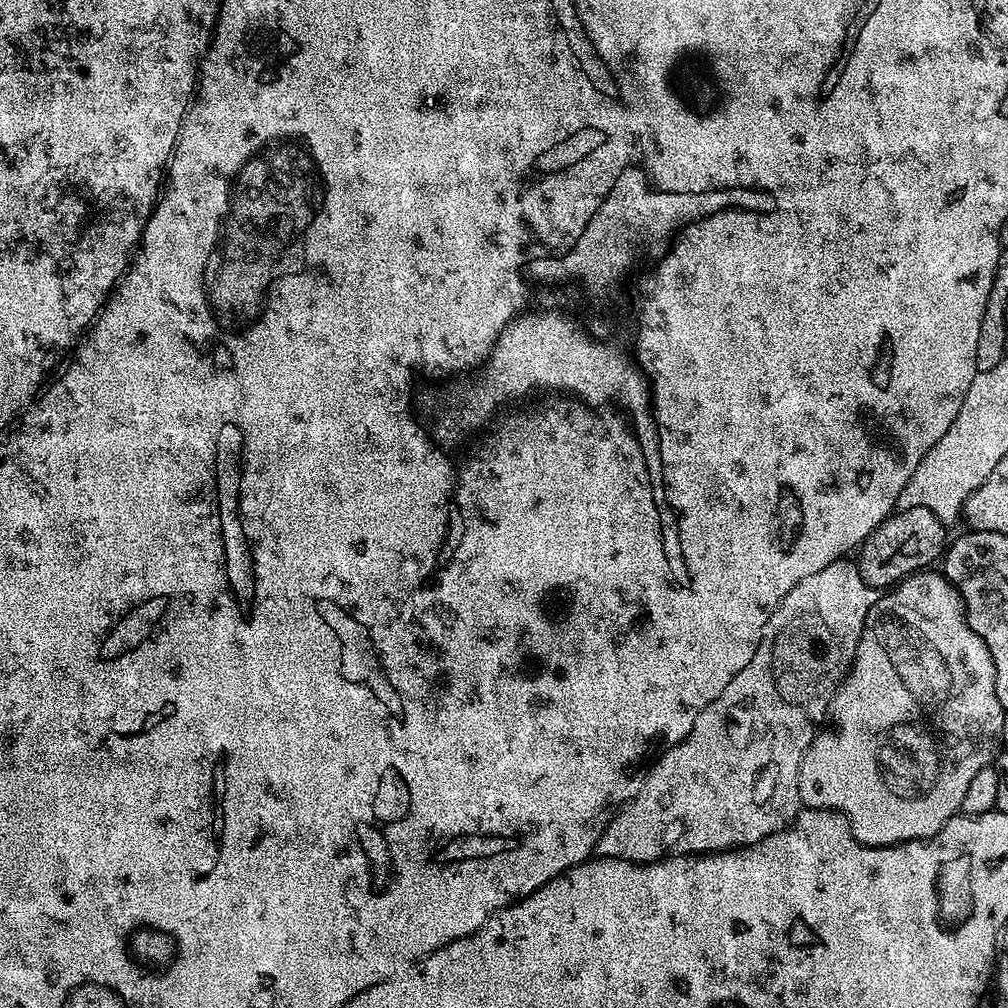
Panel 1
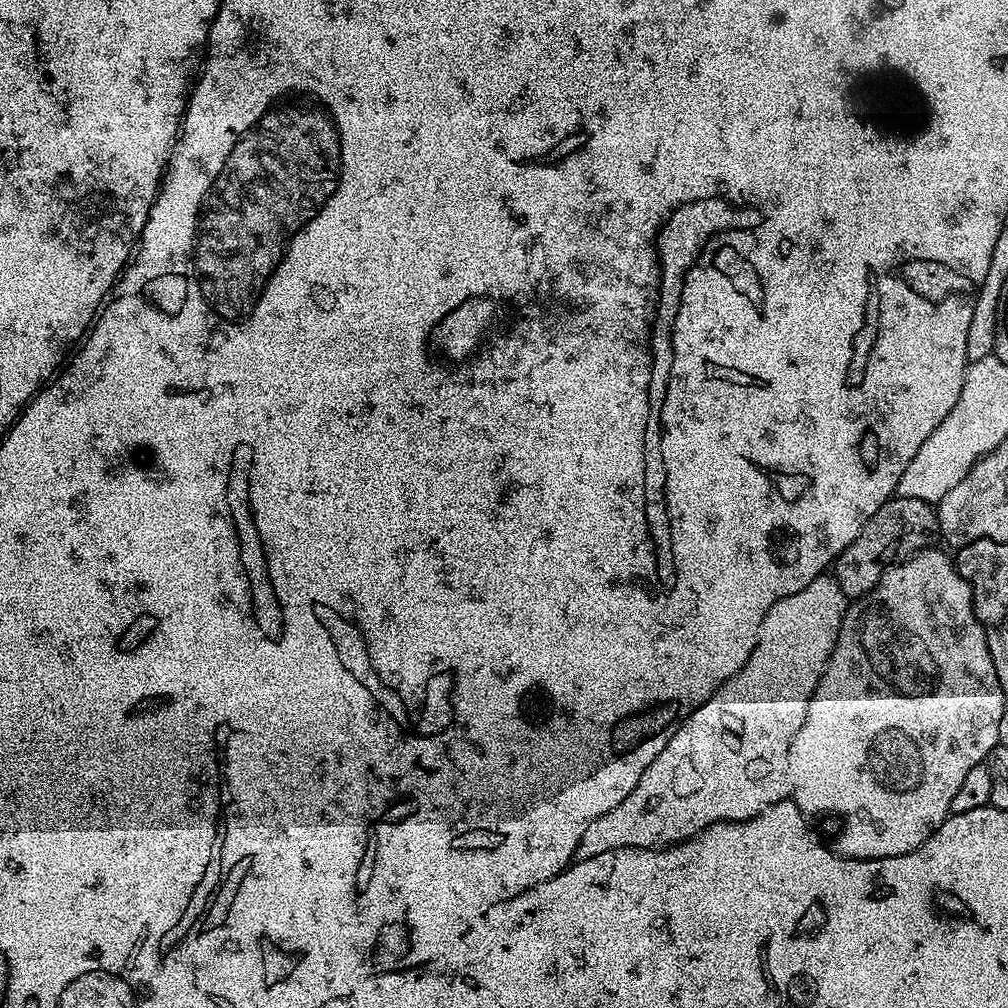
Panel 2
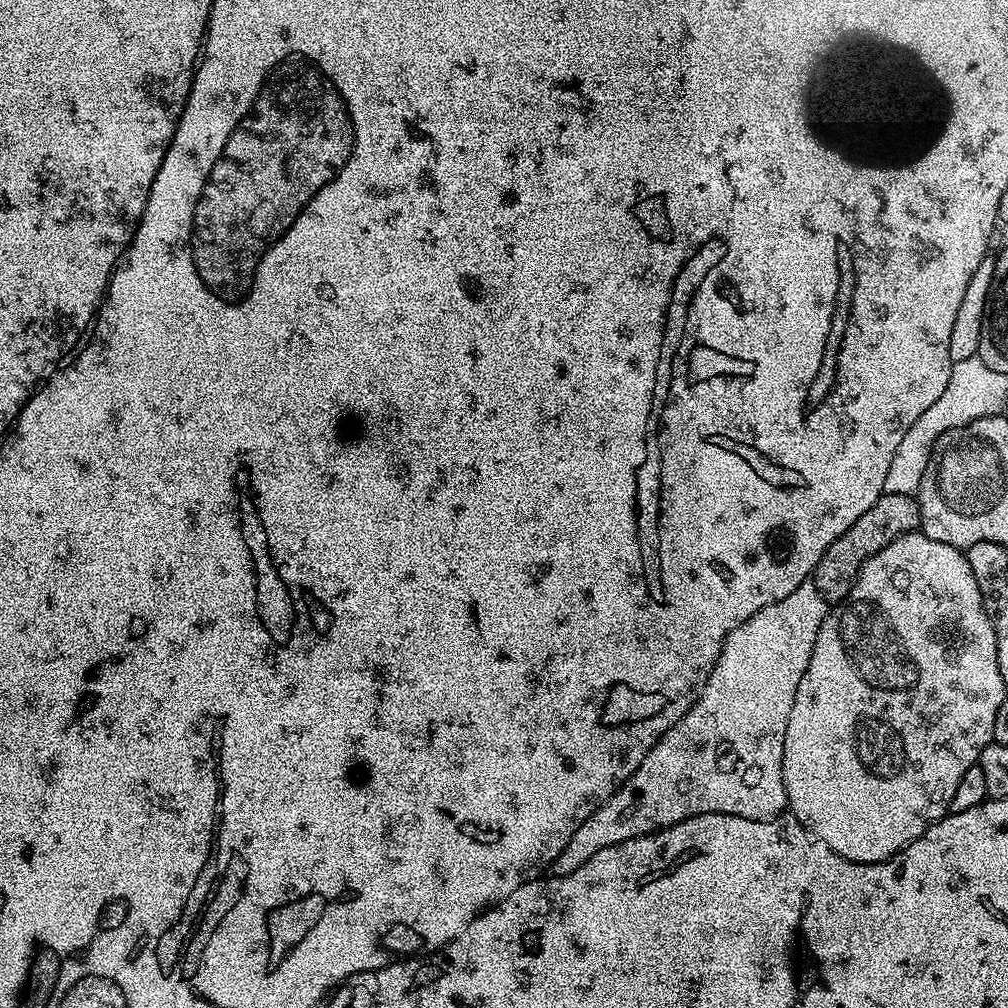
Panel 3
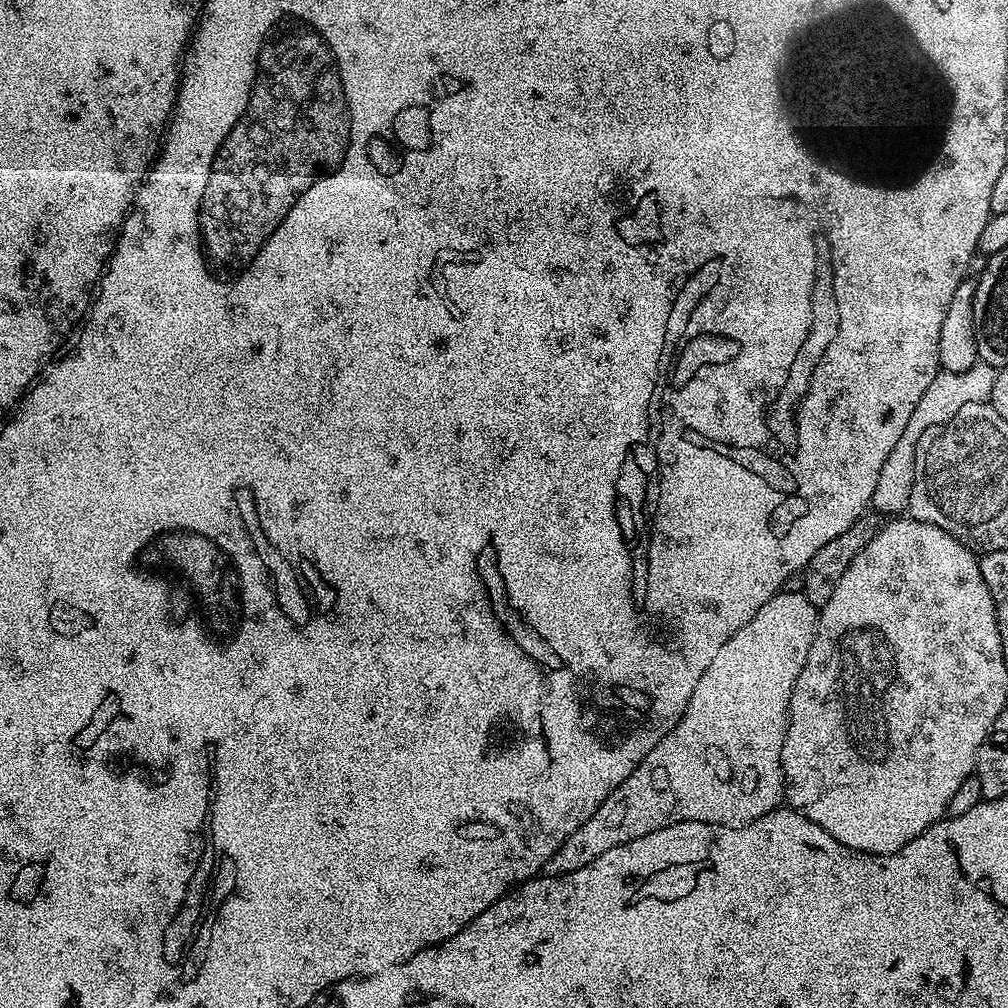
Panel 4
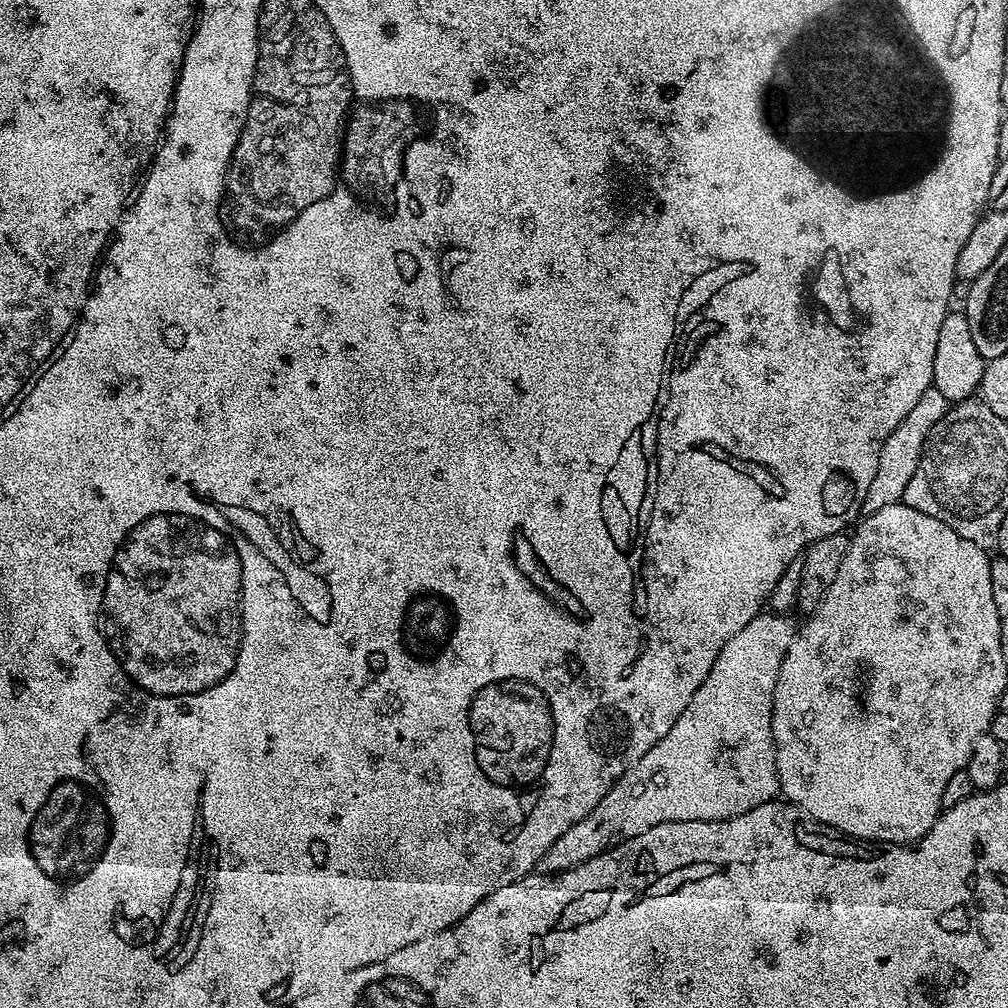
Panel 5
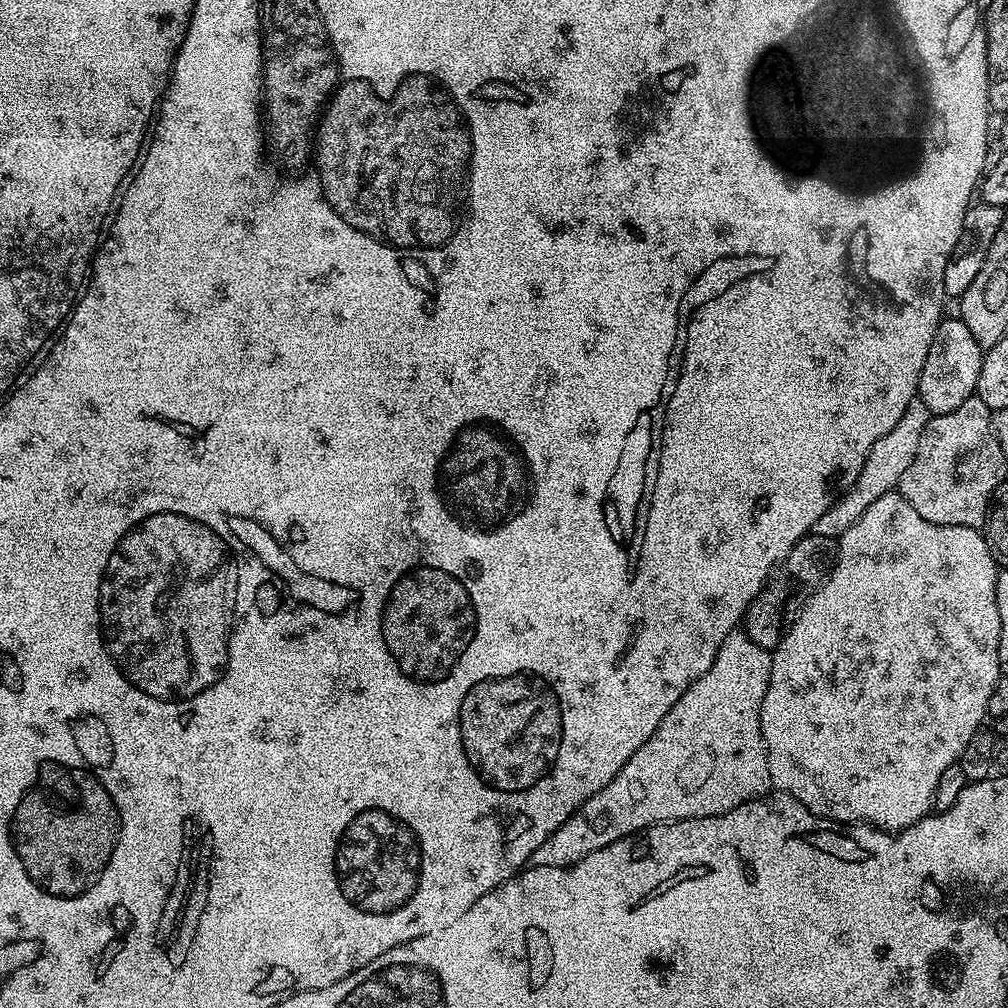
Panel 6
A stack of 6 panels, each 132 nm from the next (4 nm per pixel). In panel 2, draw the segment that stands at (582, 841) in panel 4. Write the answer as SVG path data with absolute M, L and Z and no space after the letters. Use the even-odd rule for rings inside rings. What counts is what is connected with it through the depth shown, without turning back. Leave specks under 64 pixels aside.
M832 574L814 578L814 582L810 582L810 586L802 586L798 594L790 594L774 602L760 624L756 649L742 670L731 676L706 703L695 708L682 721L670 742L662 746L662 754L646 766L642 778L638 778L638 786L634 786L634 790L614 806L614 810L602 814L602 818L594 818L594 822L586 826L586 834L582 834L582 842L578 842L576 847L575 859L595 858L611 848L663 848L669 844L680 844L712 824L723 820L749 820L751 816L759 816L771 804L789 799L790 742L806 718L810 698L826 670L828 659L832 657L849 603L849 597L842 594Z

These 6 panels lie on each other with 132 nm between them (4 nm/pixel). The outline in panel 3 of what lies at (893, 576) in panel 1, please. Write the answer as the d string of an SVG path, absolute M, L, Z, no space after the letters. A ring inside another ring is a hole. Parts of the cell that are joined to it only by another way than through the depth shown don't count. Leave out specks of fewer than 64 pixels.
M885 492L878 498L878 502L874 502L874 506L870 506L870 510L866 510L866 514L862 514L862 518L858 518L858 522L854 522L854 526L850 526L850 530L846 530L846 534L842 534L842 538L830 542L826 554L822 554L814 573L822 598L832 606L841 604L850 594L864 563L878 554L878 550L890 546L894 538L917 531L919 526L919 499L916 496Z

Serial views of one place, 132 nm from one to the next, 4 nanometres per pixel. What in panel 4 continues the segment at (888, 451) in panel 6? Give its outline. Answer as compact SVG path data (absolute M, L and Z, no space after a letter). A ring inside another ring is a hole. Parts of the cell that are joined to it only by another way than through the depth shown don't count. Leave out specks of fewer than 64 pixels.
M983 362L970 366L970 370L961 372L941 370L936 373L934 382L926 386L926 391L918 401L918 406L914 406L914 414L910 414L910 422L906 422L906 430L902 430L898 443L894 445L894 450L890 450L890 455L886 457L882 474L878 474L878 486L874 486L871 502L871 507L877 508L875 509L877 513L886 512L886 516L890 518L897 514L907 513L910 506L910 490L914 490L914 462L918 450L918 438L922 438L922 434L926 434L930 426L942 426L950 422L950 418L954 418L954 414L958 414L962 406L985 403L994 390L996 373L997 369Z

